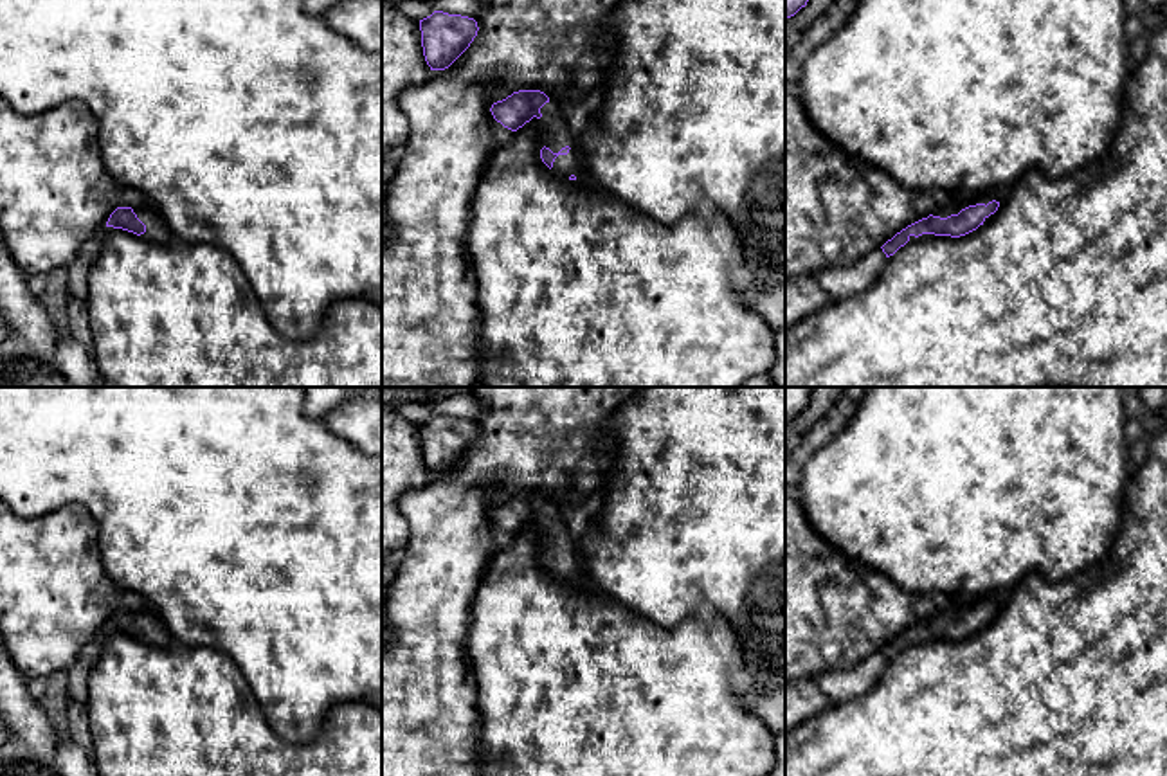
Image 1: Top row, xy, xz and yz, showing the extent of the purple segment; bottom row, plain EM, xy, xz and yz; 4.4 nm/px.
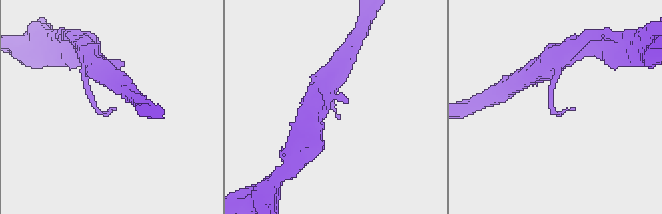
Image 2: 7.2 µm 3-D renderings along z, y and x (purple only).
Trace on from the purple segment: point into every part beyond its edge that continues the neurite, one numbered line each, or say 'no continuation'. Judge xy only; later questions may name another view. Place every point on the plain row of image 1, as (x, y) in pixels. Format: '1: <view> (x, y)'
1: xy (157, 634)

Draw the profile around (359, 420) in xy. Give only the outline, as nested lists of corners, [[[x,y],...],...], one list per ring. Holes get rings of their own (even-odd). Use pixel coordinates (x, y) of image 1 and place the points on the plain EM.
[[[375,391],[349,394],[324,423],[358,450],[382,456],[382,398]]]

